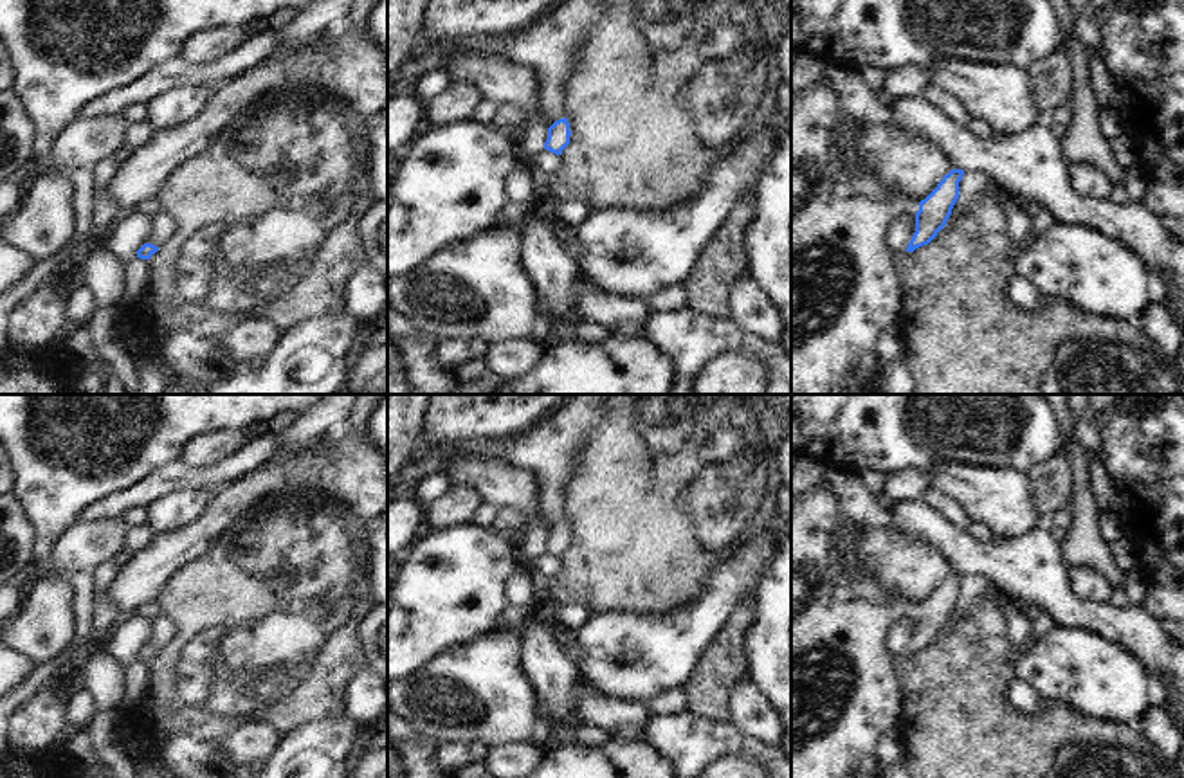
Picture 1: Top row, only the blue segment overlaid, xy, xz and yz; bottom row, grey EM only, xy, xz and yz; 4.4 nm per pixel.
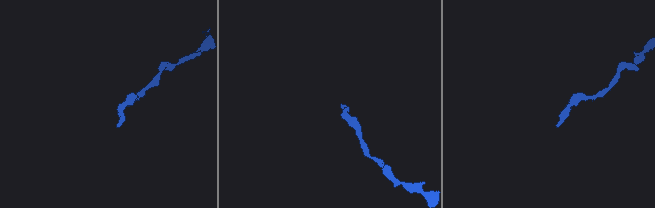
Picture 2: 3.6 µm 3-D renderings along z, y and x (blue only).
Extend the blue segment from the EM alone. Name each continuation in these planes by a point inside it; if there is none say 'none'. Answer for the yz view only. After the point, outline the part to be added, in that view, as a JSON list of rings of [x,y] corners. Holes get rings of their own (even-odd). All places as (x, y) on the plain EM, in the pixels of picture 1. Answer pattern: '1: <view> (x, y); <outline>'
1: yz (846, 696); [[[815,593],[791,620],[791,778],[879,778],[879,738],[899,728],[905,693],[887,650],[890,627],[915,618],[919,605],[910,602],[860,602]]]

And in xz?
1: xz (548, 449); [[[575,394],[533,427],[494,448],[499,463],[530,470],[541,490],[541,508],[551,528],[564,522],[564,499],[575,456],[600,418],[604,394]]]

